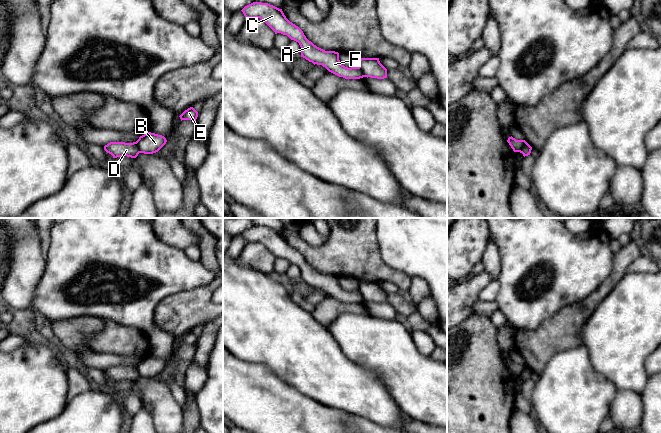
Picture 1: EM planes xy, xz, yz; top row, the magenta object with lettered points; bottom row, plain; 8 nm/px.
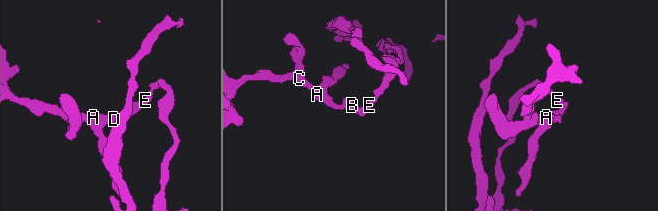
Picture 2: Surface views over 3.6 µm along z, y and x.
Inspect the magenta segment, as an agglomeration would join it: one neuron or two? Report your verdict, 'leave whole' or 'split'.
split

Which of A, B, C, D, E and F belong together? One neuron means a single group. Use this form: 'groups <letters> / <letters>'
groups A C D F / B E

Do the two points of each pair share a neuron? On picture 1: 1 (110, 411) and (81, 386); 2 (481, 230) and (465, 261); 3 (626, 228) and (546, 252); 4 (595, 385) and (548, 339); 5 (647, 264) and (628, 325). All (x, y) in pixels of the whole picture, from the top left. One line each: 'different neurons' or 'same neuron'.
1: different neurons
2: same neuron
3: different neurons
4: different neurons
5: different neurons

